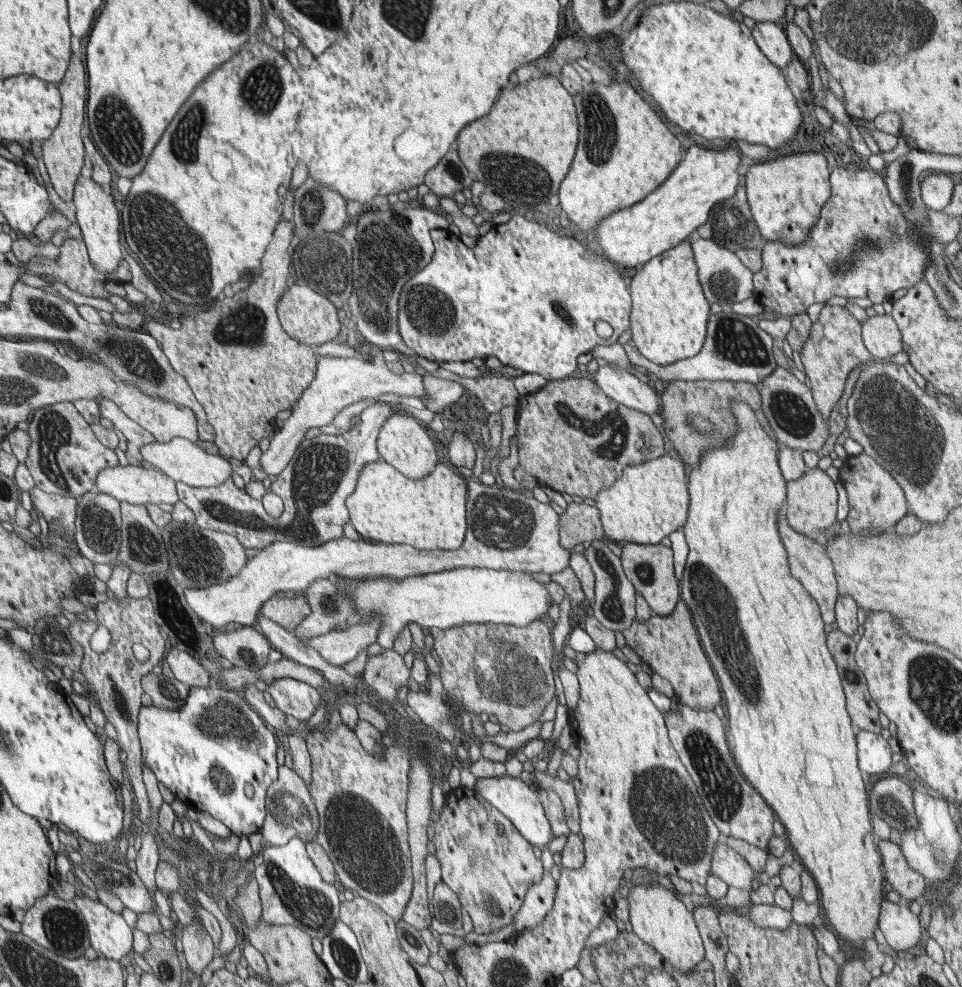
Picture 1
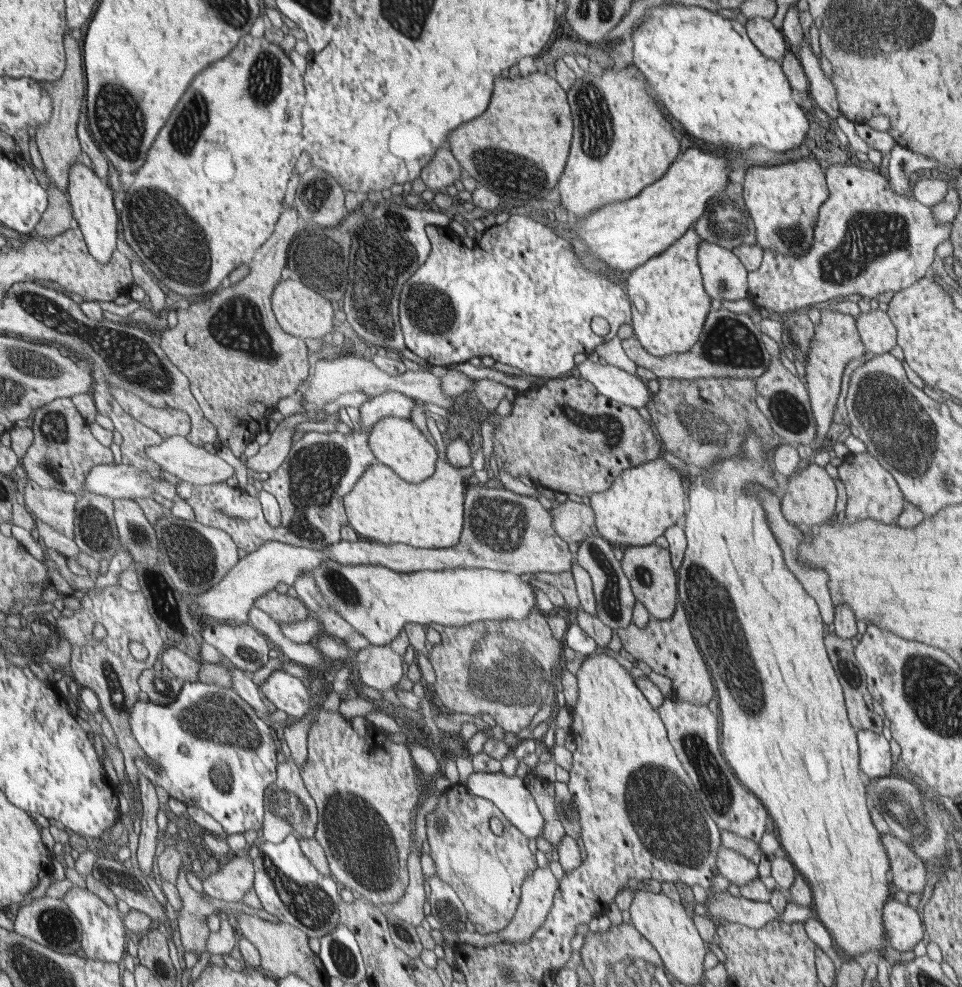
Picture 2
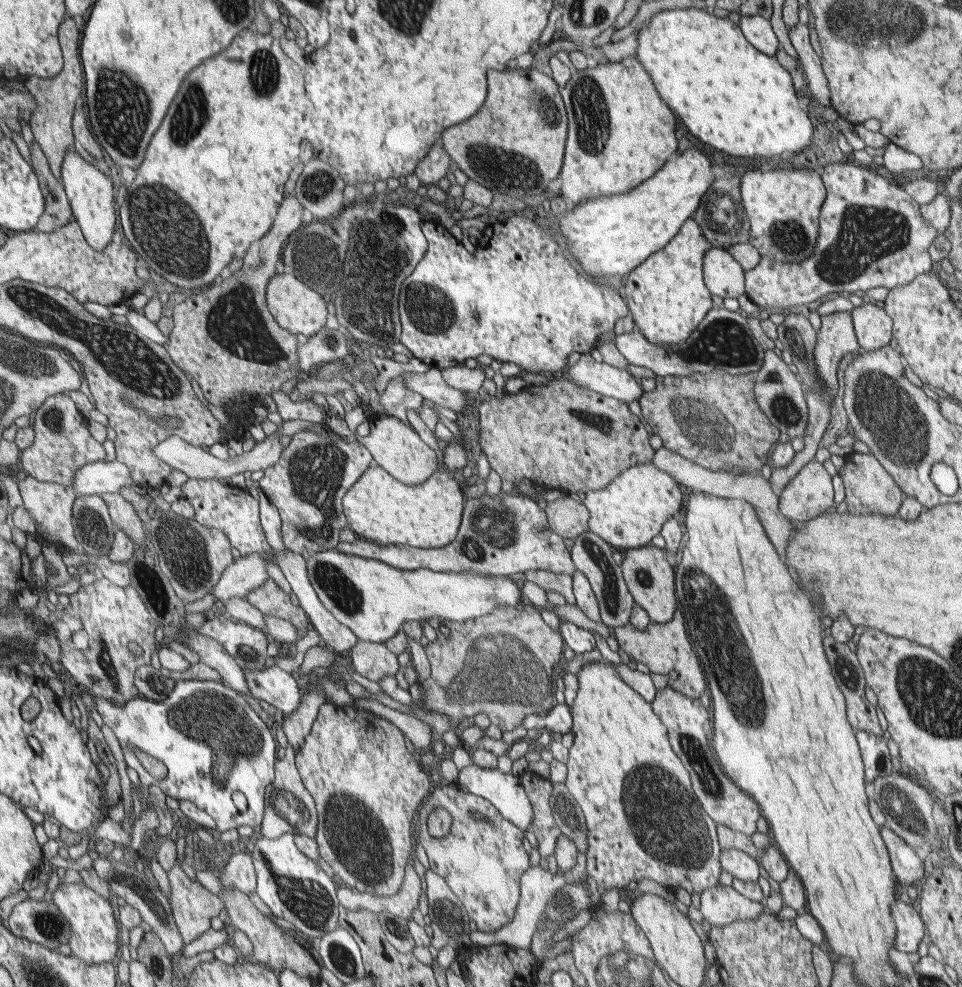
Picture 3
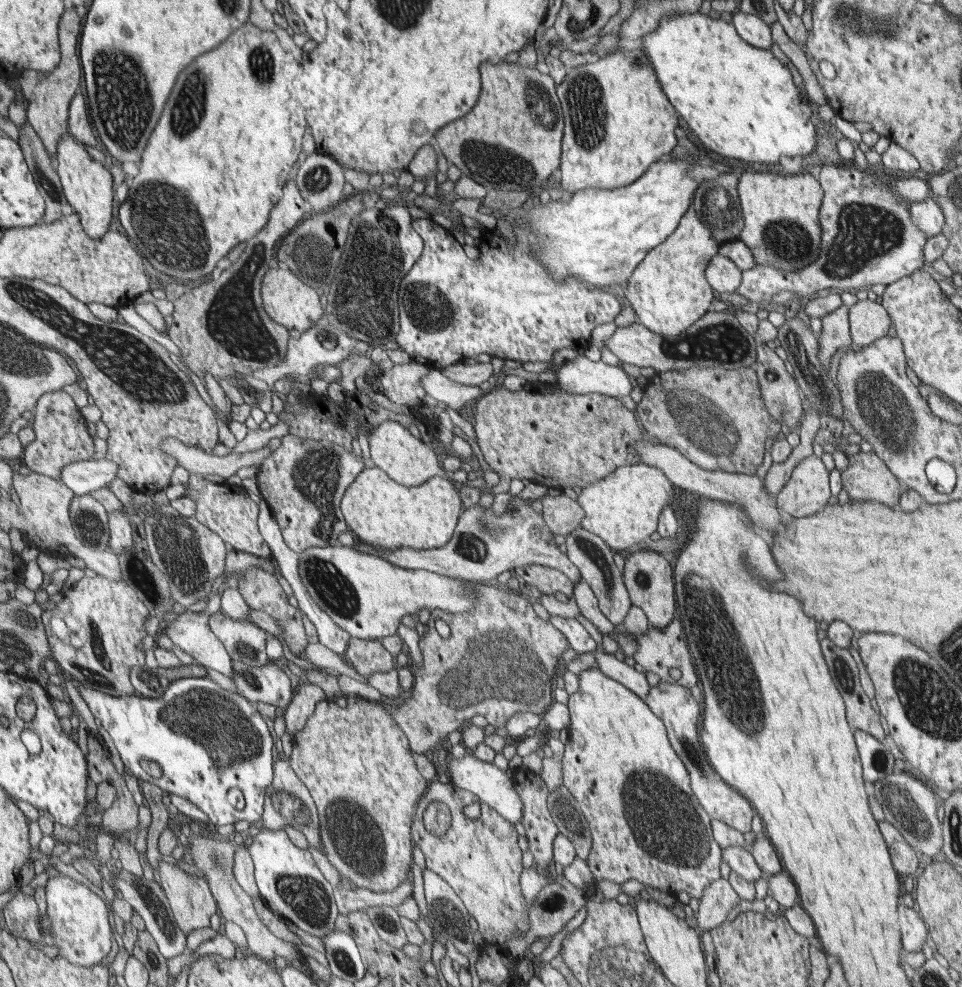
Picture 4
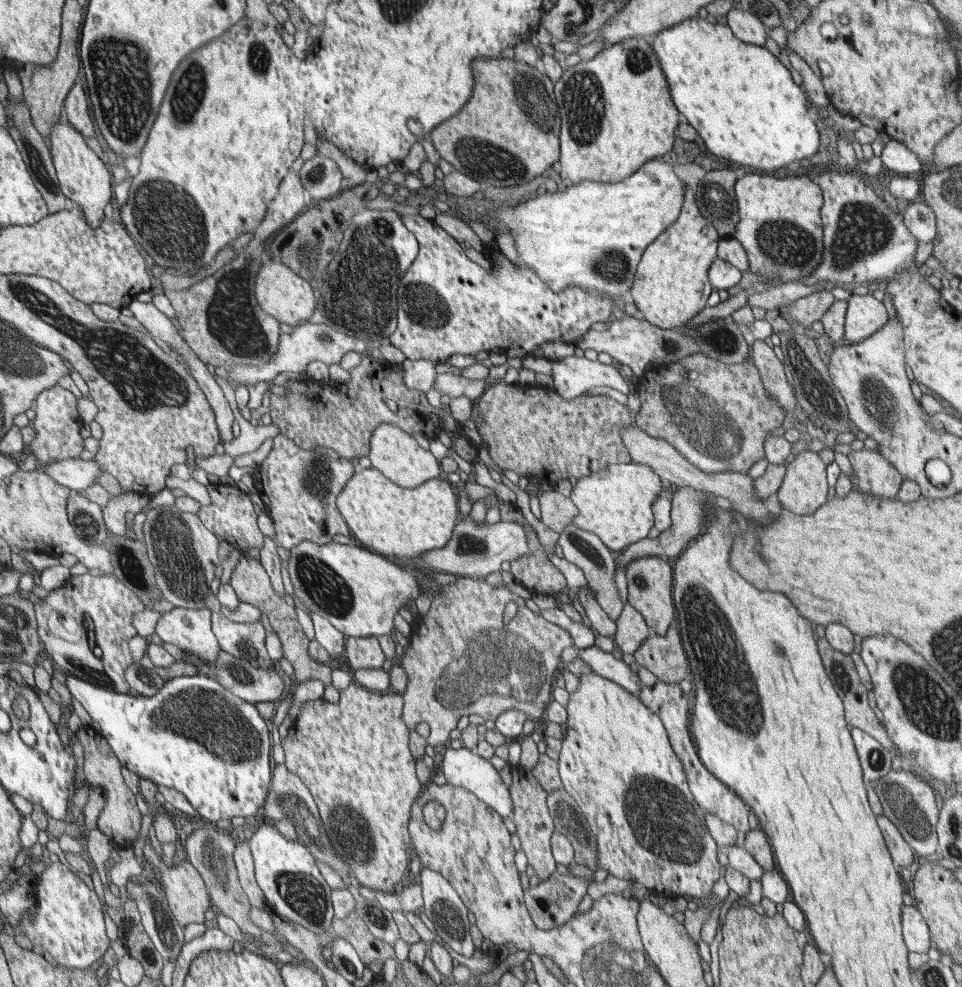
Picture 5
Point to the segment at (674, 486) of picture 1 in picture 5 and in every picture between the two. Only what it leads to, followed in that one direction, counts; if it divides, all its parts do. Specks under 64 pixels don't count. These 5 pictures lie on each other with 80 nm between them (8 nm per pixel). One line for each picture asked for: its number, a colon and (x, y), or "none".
2: (642, 504)
3: (628, 513)
4: (623, 509)
5: (616, 504)

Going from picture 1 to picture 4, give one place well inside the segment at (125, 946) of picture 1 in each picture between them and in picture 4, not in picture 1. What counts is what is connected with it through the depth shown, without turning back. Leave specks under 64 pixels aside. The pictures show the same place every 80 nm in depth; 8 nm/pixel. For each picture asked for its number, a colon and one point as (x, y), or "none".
2: (103, 934)
3: (93, 932)
4: (80, 928)

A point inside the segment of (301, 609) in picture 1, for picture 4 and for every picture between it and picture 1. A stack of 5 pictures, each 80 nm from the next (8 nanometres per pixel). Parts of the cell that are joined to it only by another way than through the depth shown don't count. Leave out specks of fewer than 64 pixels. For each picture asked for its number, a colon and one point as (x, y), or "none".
2: (281, 607)
3: (270, 599)
4: (262, 591)

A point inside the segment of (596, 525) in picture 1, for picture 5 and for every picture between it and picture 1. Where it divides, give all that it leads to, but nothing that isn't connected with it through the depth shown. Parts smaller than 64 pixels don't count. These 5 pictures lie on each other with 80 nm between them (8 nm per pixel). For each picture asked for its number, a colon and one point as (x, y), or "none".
2: (575, 522)
3: (569, 519)
4: (562, 514)
5: (558, 512)

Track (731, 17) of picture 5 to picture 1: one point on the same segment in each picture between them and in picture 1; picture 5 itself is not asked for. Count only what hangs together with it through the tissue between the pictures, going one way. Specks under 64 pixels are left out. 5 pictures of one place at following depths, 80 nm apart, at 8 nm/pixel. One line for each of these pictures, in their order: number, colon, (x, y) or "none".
1: (773, 40)
2: (764, 35)
3: (758, 31)
4: (754, 31)

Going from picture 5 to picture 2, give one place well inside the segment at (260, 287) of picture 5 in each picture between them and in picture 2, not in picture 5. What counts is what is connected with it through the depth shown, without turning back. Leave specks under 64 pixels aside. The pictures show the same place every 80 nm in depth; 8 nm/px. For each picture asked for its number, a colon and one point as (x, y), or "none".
2: (300, 311)
3: (294, 306)
4: (287, 300)

